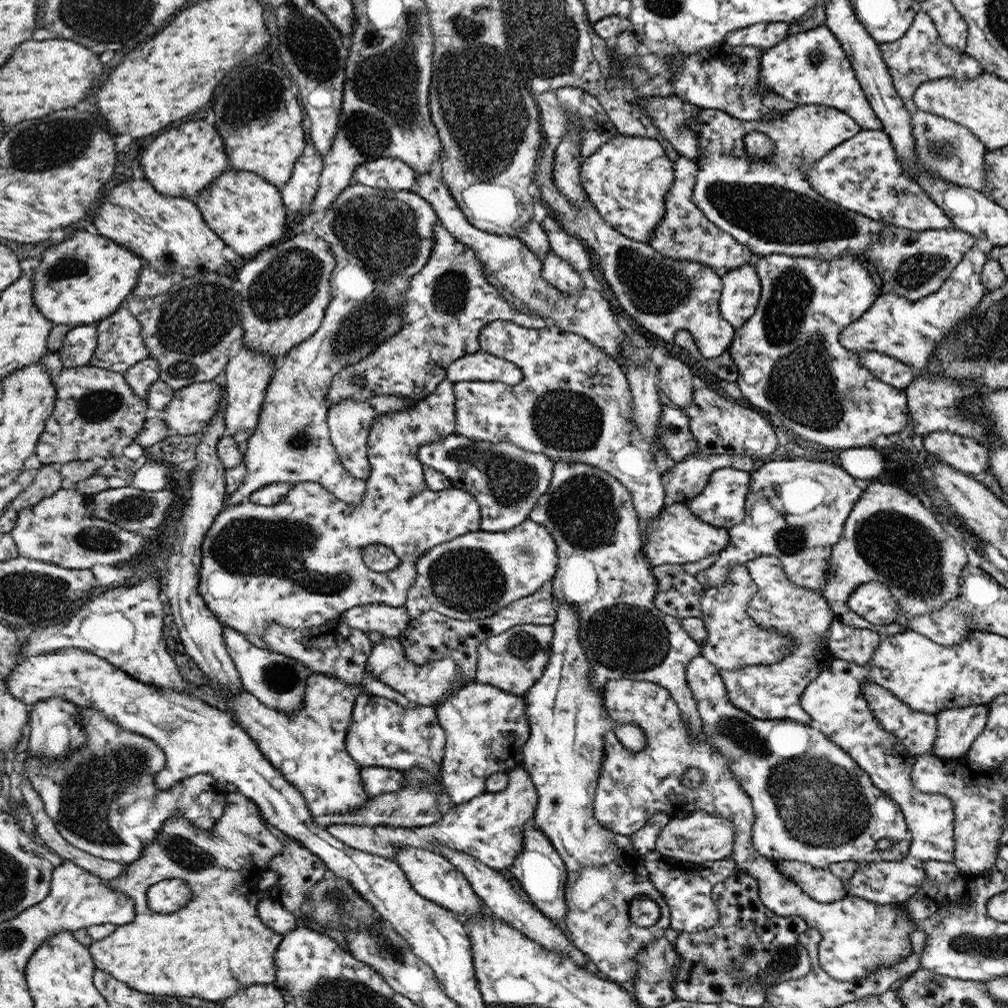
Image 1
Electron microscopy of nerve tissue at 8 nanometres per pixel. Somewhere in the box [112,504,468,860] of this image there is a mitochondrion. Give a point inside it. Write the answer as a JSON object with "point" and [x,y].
{"point":[250,545]}

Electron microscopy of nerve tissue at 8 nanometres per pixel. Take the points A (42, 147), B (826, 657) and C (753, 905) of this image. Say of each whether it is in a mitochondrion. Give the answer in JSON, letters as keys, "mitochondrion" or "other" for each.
{"A":"mitochondrion","B":"other","C":"other"}

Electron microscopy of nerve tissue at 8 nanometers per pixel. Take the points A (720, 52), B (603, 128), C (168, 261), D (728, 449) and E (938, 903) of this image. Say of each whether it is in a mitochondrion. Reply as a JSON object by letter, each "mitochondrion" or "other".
{"A":"other","B":"other","C":"mitochondrion","D":"other","E":"other"}

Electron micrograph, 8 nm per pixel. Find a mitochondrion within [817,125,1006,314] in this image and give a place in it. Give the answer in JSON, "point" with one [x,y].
{"point":[916,269]}

